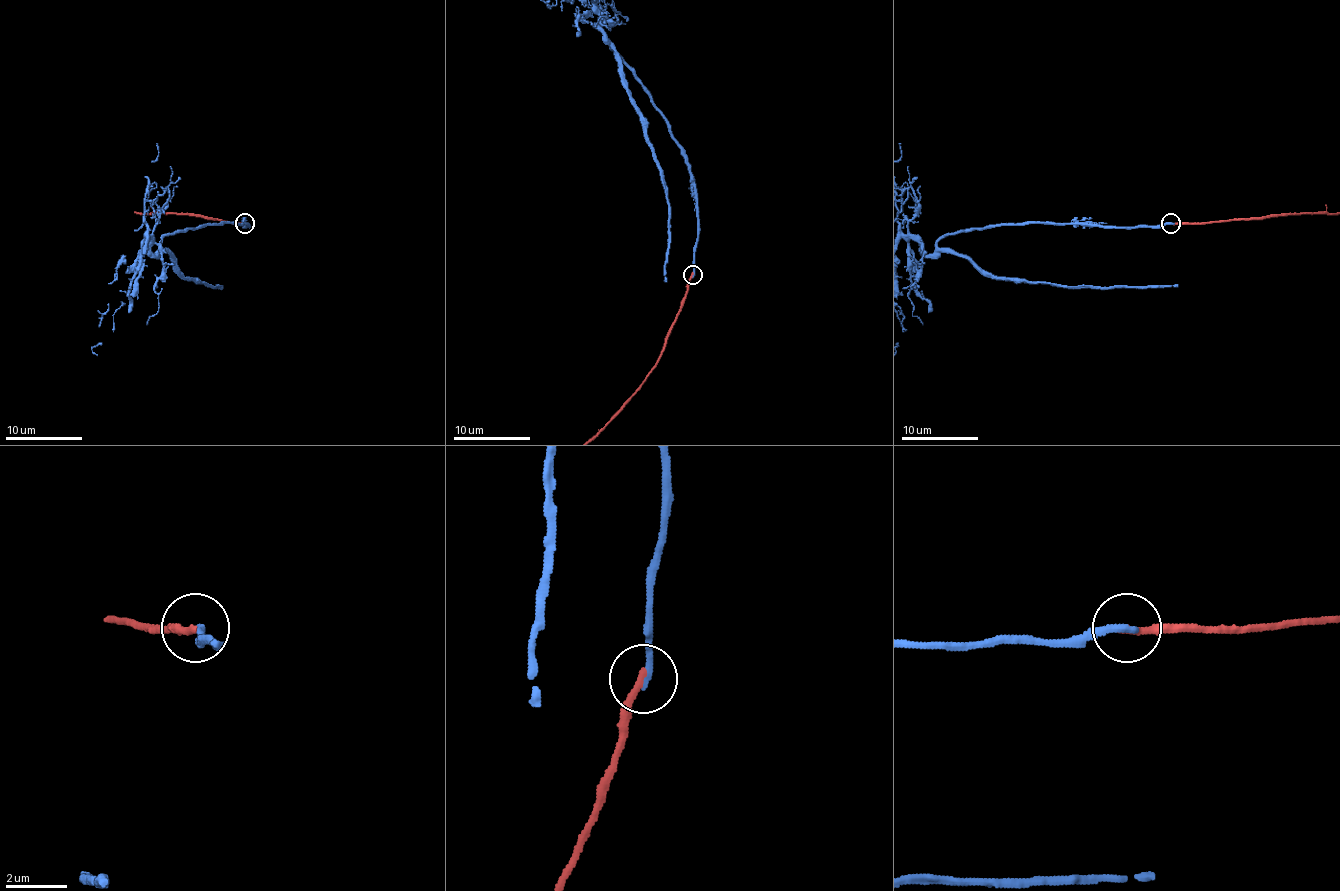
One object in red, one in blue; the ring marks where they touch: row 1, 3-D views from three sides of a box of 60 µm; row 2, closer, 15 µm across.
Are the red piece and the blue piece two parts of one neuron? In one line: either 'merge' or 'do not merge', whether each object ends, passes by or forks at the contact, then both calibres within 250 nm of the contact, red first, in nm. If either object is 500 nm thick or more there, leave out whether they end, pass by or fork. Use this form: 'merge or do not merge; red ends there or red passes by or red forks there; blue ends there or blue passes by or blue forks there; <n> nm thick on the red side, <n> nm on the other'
merge; red ends there; blue ends there; 240 nm thick on the red side, 240 nm on the other

